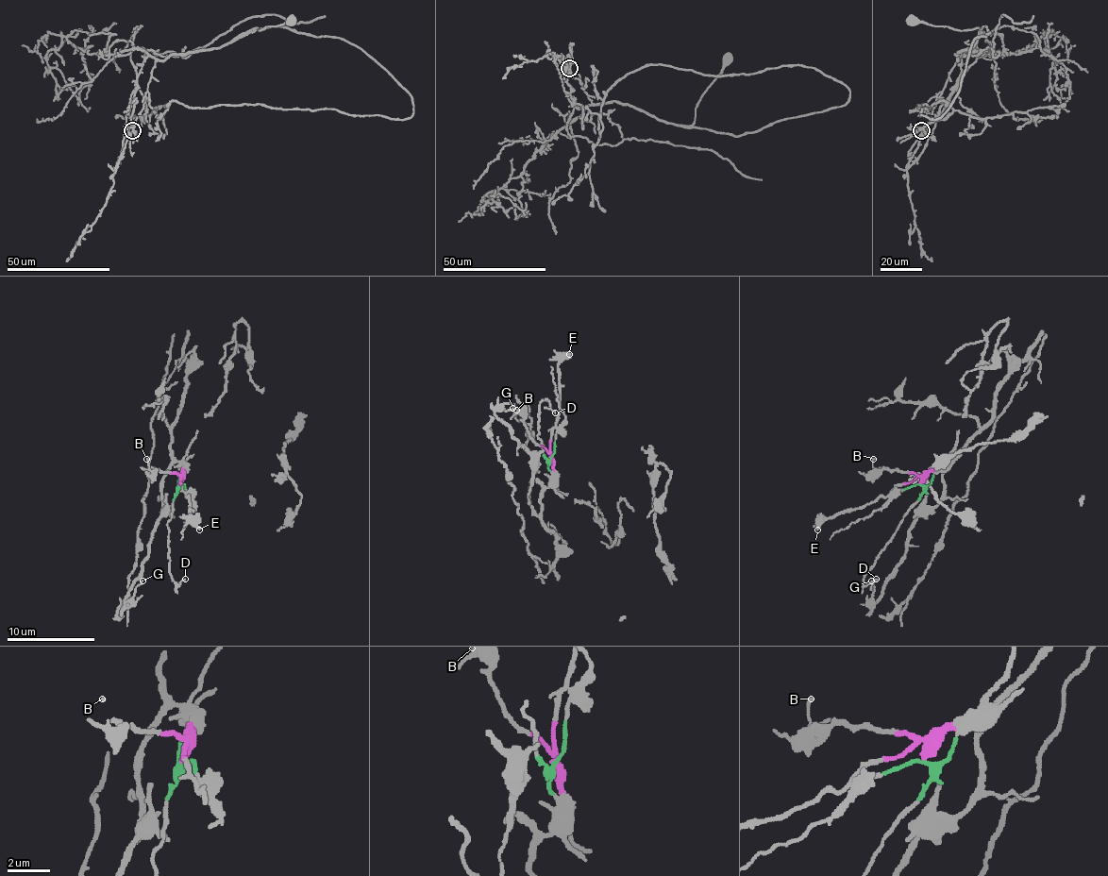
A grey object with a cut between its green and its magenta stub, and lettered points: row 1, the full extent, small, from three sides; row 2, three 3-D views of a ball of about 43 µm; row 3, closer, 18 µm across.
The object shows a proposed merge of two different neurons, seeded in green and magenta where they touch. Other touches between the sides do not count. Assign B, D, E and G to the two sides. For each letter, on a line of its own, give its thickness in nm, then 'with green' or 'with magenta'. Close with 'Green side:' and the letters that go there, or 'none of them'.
B: calibre 120 nm; with magenta
D: calibre 90 nm; with green
E: calibre 360 nm; with magenta
G: calibre 130 nm; with magenta
Green side: D

